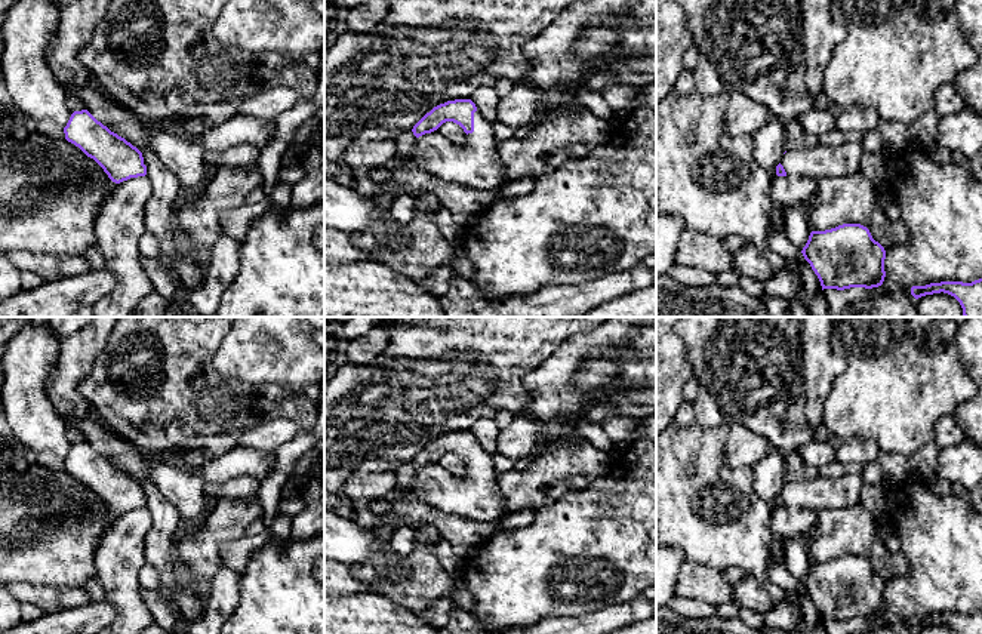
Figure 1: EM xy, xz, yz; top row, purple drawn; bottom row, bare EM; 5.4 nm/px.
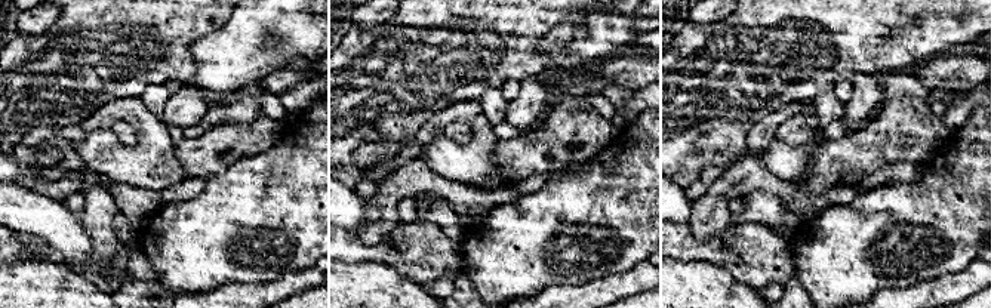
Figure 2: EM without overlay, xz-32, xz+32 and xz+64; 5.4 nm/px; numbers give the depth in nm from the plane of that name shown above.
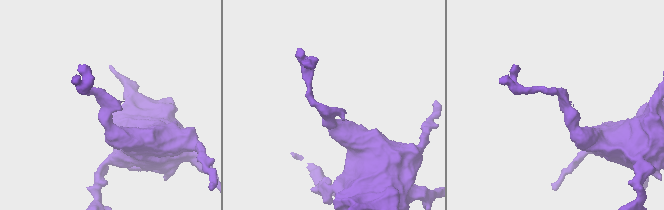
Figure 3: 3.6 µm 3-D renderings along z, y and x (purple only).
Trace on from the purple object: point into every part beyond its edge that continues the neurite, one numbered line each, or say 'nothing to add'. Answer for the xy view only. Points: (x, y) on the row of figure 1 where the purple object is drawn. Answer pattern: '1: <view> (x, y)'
1: xy (28, 27)

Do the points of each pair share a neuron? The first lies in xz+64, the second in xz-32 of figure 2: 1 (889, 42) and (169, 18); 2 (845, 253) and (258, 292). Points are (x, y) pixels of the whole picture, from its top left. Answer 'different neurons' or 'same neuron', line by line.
1: same neuron
2: different neurons

